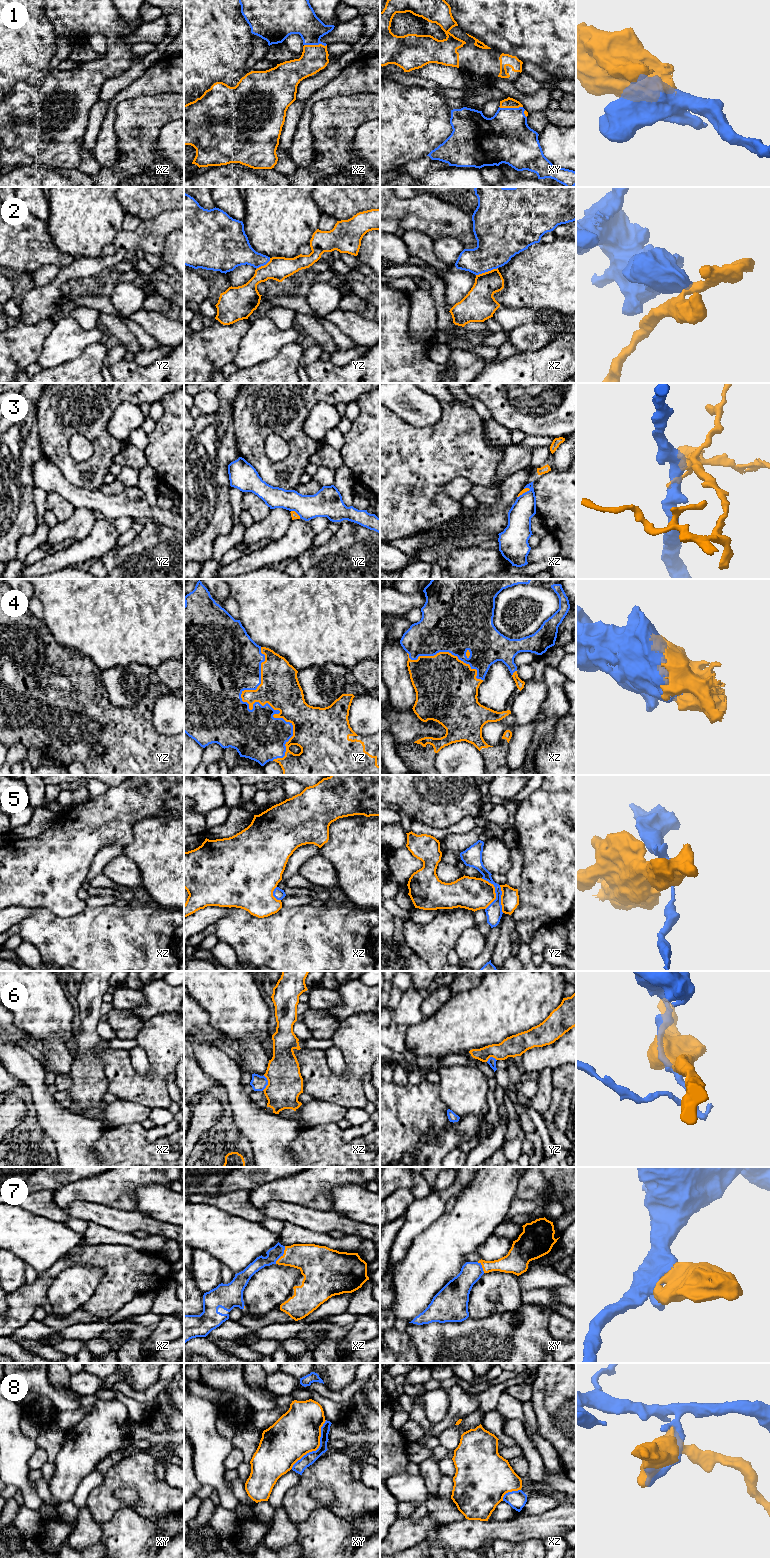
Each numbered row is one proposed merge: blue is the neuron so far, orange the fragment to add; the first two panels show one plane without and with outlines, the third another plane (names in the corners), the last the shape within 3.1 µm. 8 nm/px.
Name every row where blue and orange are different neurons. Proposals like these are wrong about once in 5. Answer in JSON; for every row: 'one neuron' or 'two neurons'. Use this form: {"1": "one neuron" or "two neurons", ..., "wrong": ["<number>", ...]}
{"1": "one neuron", "2": "two neurons", "3": "two neurons", "4": "one neuron", "5": "two neurons", "6": "two neurons", "7": "one neuron", "8": "two neurons", "wrong": ["2", "3", "5", "6", "8"]}

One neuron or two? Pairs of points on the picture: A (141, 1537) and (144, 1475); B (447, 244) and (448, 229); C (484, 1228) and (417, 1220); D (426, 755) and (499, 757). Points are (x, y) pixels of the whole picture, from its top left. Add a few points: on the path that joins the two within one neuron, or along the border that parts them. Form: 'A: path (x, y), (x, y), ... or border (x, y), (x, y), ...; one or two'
A: border (120, 1508), (131, 1508), (149, 1519), (165, 1517); two
B: border (434, 242), (443, 237), (457, 237), (464, 248); two
C: border (444, 1211), (415, 1238); two
D: path (444, 741), (451, 736), (472, 736), (481, 745); one

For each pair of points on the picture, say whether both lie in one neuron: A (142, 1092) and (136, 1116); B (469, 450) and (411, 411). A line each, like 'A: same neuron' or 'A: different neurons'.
A: different neurons
B: different neurons

